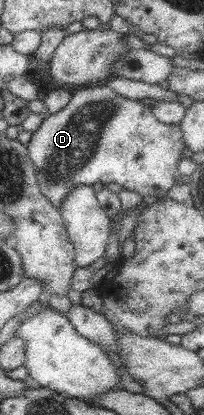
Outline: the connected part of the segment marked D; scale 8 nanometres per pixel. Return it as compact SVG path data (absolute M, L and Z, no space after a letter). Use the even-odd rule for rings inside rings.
M96 86L96 87L83 87L80 90L76 90L73 93L73 97L68 103L67 107L64 107L56 114L52 114L50 117L44 119L41 126L33 133L31 140L28 144L28 157L30 161L34 163L34 171L36 171L36 179L42 195L58 208L60 203L64 201L64 197L78 185L86 185L92 187L100 187L103 184L116 183L116 185L122 185L122 189L128 191L135 191L142 197L147 195L153 195L157 198L166 195L168 190L176 183L179 182L180 171L178 171L178 163L183 156L183 149L186 147L184 141L182 141L183 133L179 124L166 124L158 121L154 118L150 106L144 106L141 101L133 101L125 99L124 97L115 93L115 91L108 86Z

